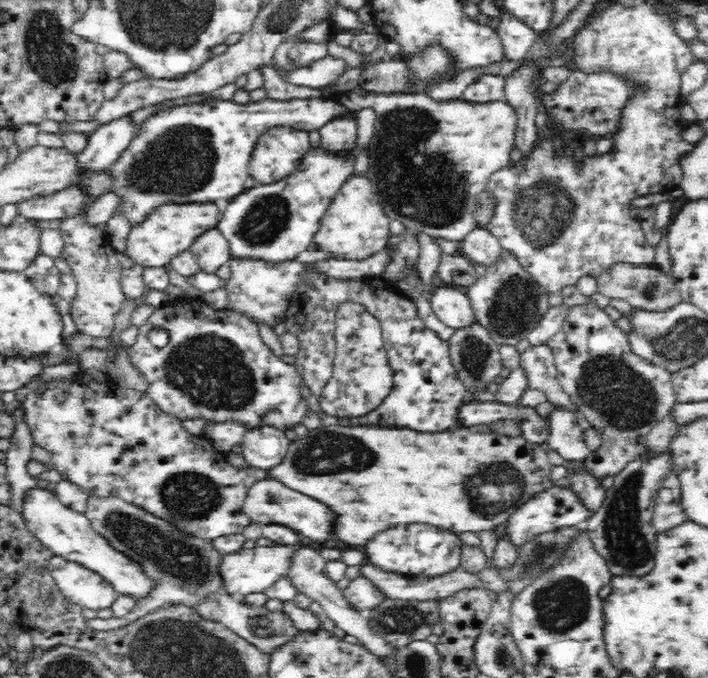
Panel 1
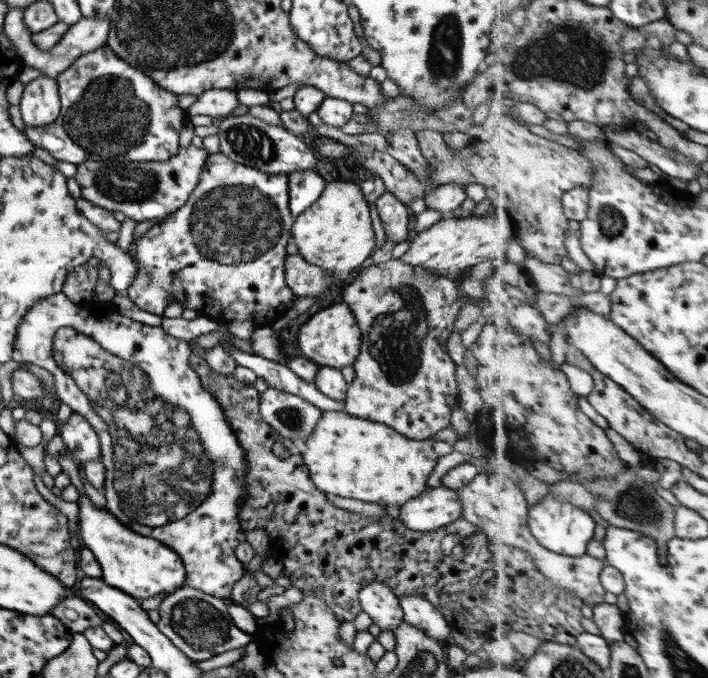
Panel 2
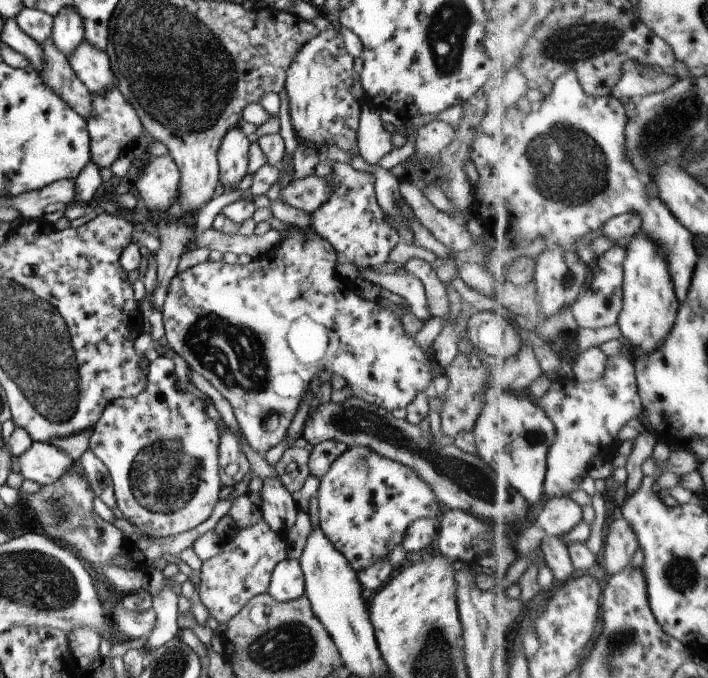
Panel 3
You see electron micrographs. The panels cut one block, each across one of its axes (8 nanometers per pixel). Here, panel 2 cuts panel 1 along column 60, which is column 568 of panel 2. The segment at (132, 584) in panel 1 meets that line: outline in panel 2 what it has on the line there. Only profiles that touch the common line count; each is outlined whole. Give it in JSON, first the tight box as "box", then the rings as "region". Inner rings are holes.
{"box":[530,495,596,557],"region":[[[546,495],[538,504],[530,510],[530,526],[536,538],[544,546],[558,554],[580,557],[588,554],[589,546],[596,536],[596,518],[588,511],[572,504],[562,501],[561,498]]]}

